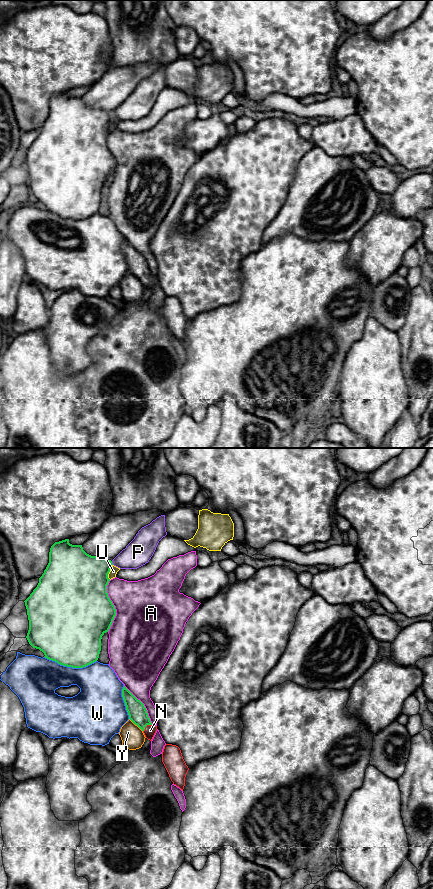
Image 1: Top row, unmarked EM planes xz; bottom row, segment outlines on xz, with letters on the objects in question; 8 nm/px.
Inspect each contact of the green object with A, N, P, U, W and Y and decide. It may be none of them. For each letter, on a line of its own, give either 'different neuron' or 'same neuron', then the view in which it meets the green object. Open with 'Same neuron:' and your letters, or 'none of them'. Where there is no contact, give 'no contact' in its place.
Same neuron: N
A: different neuron; meets green in xz
N: same neuron; meets green in xz
P: different neuron; meets green in xz
U: different neuron; meets green in xz
W: different neuron; meets green in xz
Y: different neuron; meets green in xz

